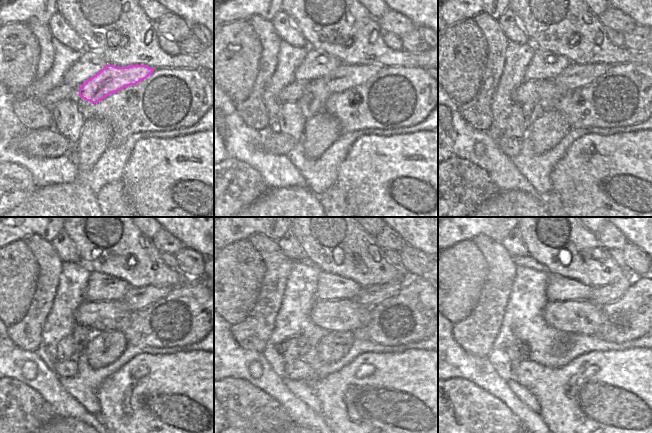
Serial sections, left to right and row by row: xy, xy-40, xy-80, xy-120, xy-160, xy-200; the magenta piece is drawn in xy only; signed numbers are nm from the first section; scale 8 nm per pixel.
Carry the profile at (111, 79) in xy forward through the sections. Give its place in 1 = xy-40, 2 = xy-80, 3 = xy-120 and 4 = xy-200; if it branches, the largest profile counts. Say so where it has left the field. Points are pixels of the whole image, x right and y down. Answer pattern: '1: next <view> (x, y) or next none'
1: next xy-40 (344, 77)
2: next xy-80 (574, 76)
3: next xy-120 (135, 299)
4: next xy-200 (606, 294)

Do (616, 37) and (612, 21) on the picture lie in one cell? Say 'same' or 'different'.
different

